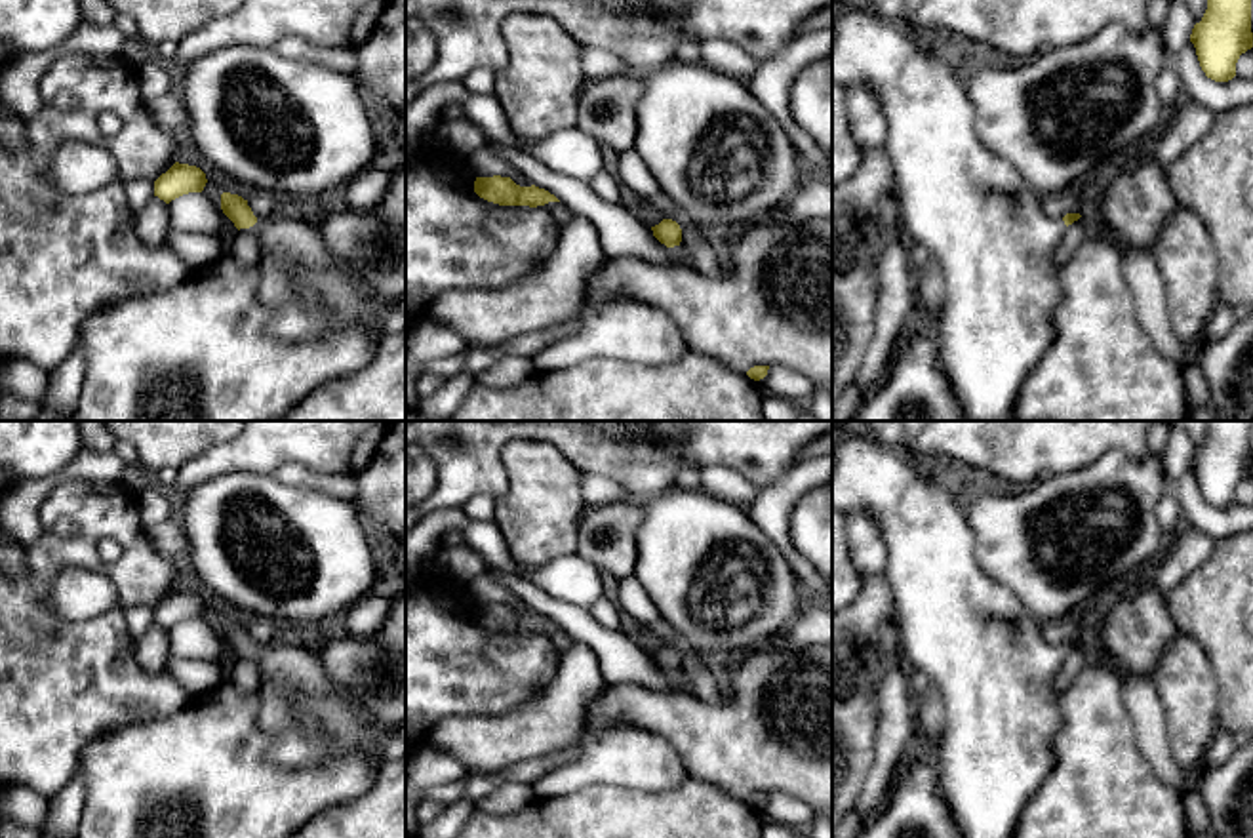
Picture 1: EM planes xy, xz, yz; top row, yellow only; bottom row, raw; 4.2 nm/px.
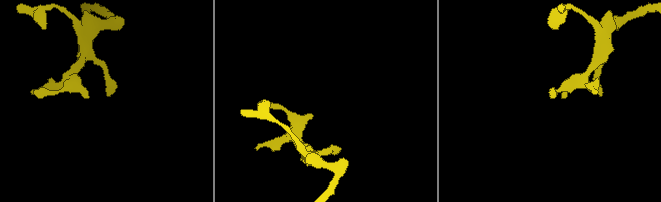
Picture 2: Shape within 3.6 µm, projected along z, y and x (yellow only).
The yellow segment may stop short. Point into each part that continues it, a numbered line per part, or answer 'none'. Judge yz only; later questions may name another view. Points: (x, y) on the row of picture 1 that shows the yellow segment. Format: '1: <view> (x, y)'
1: yz (981, 221)

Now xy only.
1: xy (311, 292)

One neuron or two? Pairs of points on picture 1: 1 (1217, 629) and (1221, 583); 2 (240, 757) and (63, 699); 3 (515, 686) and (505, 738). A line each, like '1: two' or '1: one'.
1: one
2: two
3: two

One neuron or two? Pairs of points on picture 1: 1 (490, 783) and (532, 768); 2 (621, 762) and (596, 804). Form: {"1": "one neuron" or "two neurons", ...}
{"1": "one neuron", "2": "two neurons"}

